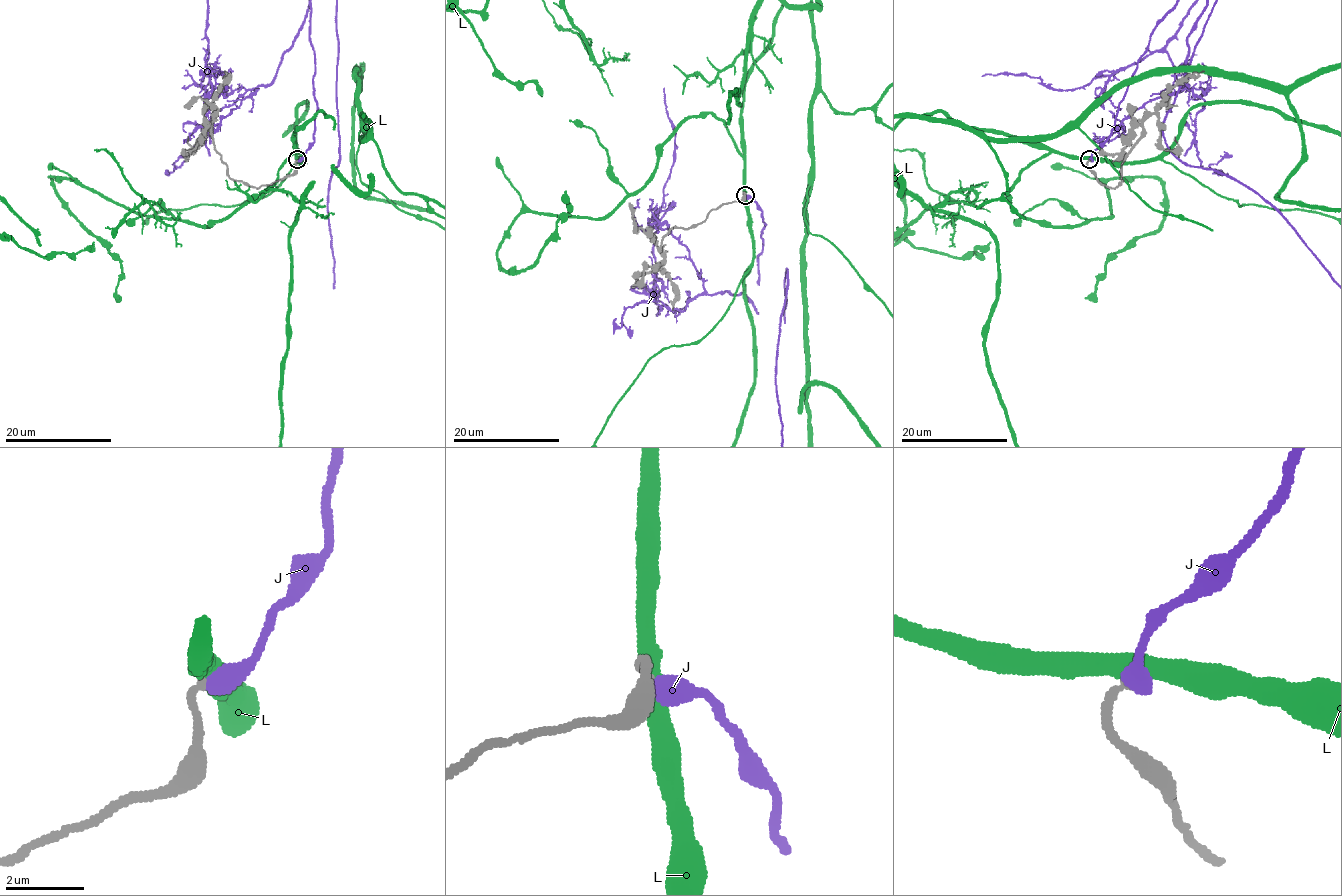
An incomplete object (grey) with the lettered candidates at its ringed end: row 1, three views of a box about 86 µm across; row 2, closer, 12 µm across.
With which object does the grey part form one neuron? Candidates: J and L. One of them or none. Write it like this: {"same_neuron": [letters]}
{"same_neuron": ["J"]}

